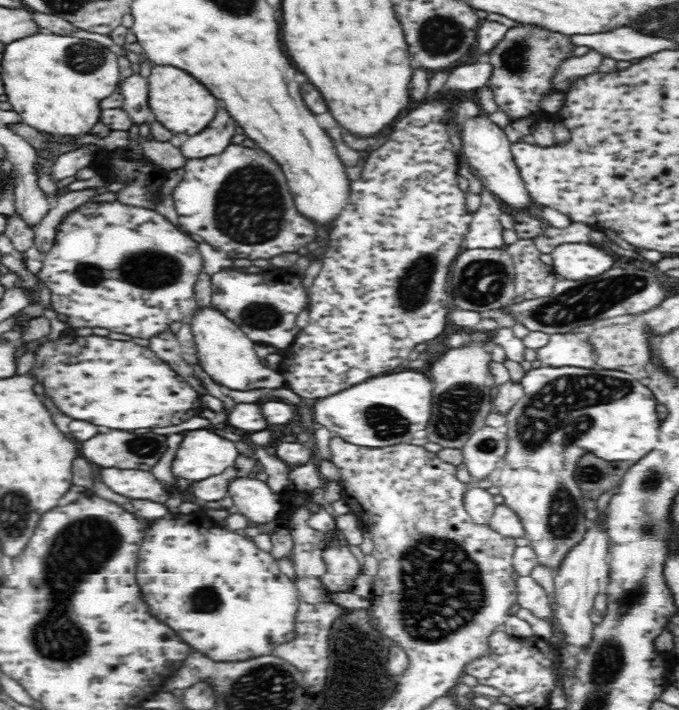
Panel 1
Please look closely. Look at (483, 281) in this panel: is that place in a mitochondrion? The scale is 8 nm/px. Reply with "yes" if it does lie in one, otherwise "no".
yes

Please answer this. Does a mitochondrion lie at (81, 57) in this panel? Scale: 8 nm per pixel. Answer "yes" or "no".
yes

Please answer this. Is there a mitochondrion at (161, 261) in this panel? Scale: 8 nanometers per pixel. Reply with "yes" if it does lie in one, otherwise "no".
yes

